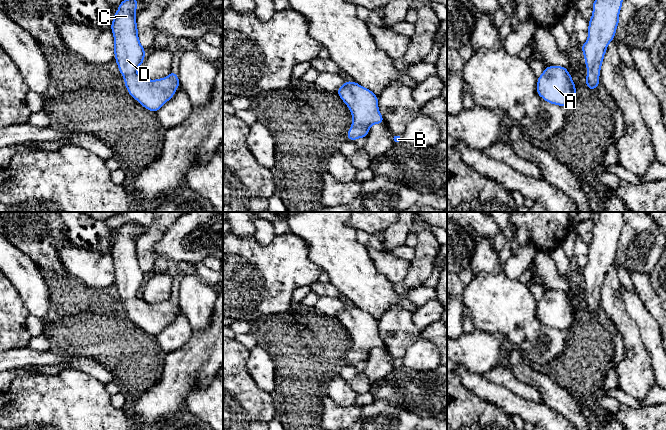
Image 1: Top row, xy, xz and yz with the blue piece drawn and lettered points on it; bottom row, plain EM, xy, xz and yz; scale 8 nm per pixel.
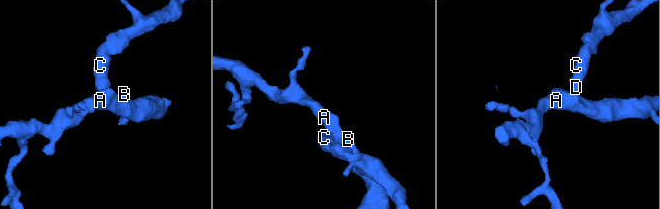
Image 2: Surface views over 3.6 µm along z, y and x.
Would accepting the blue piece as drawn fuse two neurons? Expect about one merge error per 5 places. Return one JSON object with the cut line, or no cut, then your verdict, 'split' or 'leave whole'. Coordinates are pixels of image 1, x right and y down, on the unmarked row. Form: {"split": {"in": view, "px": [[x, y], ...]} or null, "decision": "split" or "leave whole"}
{"split": null, "decision": "leave whole"}

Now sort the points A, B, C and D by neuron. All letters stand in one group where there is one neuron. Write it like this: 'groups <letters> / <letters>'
groups A B C D

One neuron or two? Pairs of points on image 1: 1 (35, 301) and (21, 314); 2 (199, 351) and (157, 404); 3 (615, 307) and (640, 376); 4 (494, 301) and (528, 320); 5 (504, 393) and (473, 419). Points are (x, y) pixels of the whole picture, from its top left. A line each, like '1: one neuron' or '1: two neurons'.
1: two neurons
2: one neuron
3: one neuron
4: one neuron
5: two neurons

